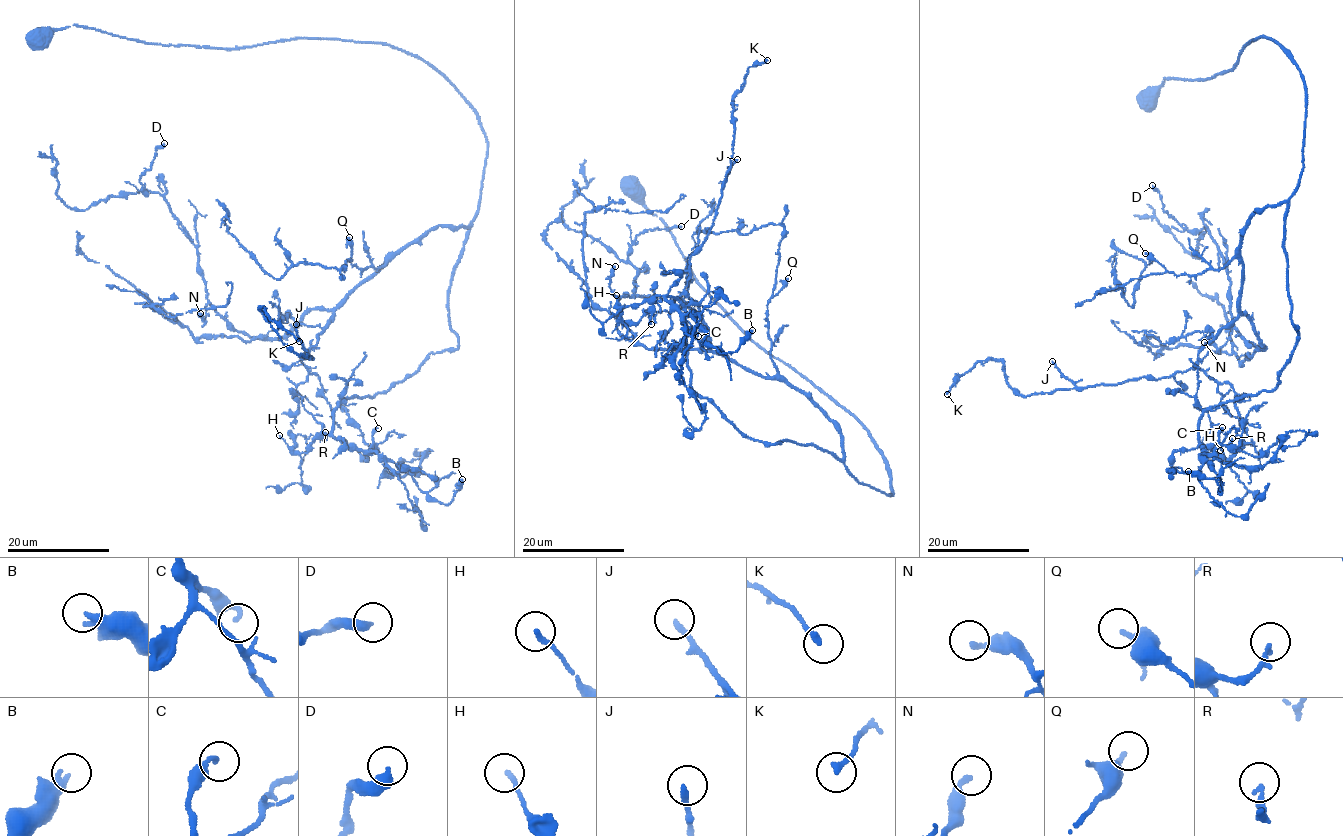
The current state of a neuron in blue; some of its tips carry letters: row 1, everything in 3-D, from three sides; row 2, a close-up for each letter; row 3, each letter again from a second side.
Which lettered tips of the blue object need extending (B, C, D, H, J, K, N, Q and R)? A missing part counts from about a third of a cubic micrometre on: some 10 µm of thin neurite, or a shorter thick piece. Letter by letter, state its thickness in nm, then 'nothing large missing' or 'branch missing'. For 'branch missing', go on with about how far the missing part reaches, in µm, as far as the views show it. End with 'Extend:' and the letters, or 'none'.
B: 380 nm | nothing large missing
C: 200 nm | nothing large missing
D: 400 nm | nothing large missing
H: 170 nm | nothing large missing
J: 200 nm | nothing large missing
K: 220 nm | nothing large missing
N: 300 nm | nothing large missing
Q: 340 nm | nothing large missing
R: 190 nm | nothing large missing
Extend: none

